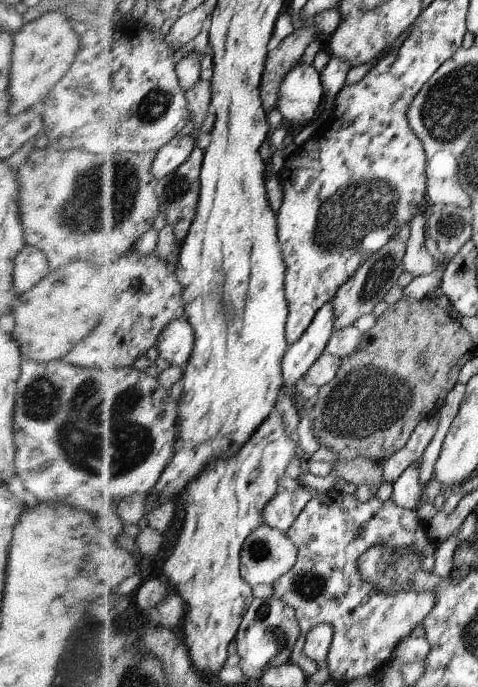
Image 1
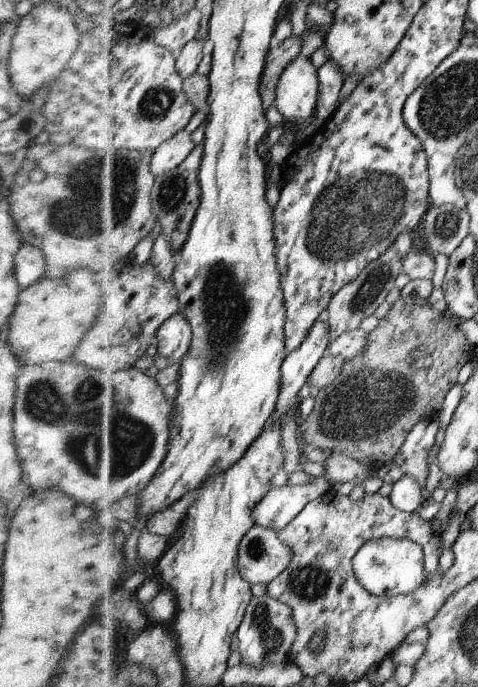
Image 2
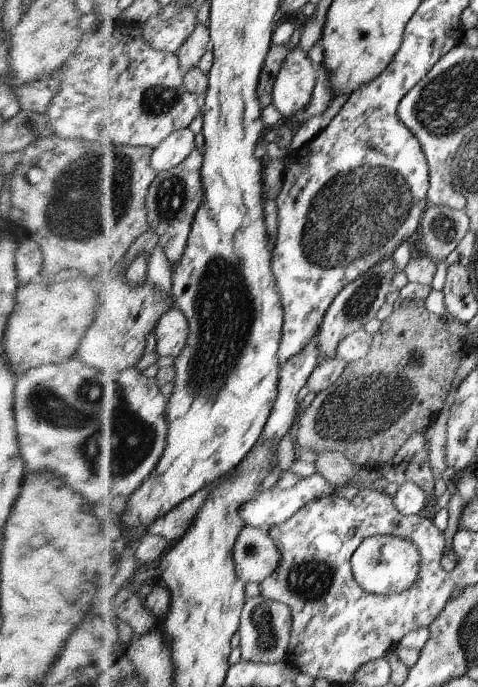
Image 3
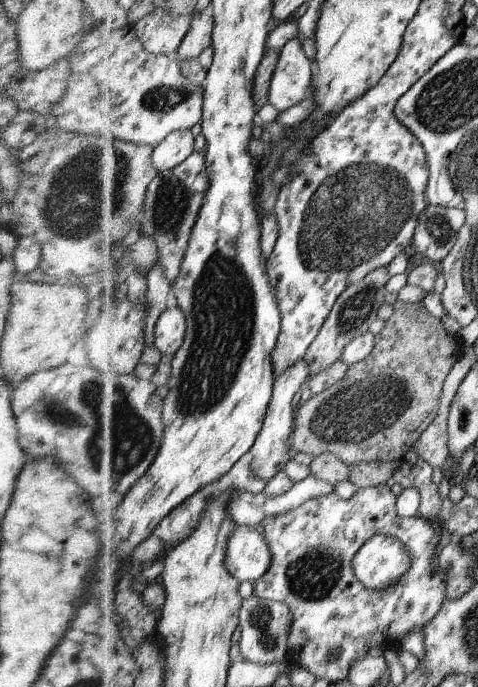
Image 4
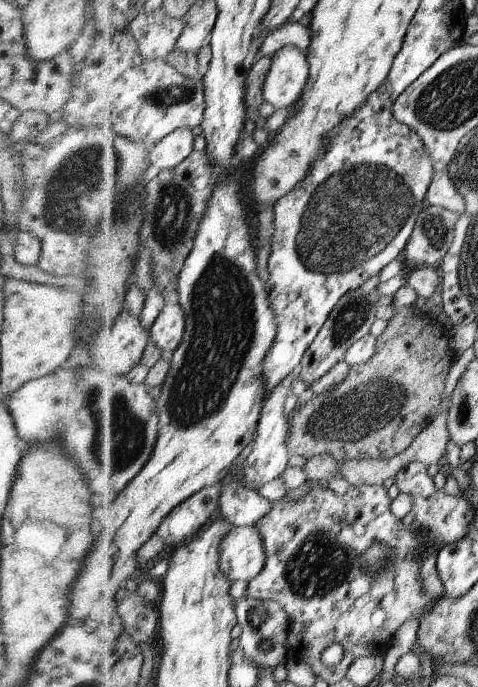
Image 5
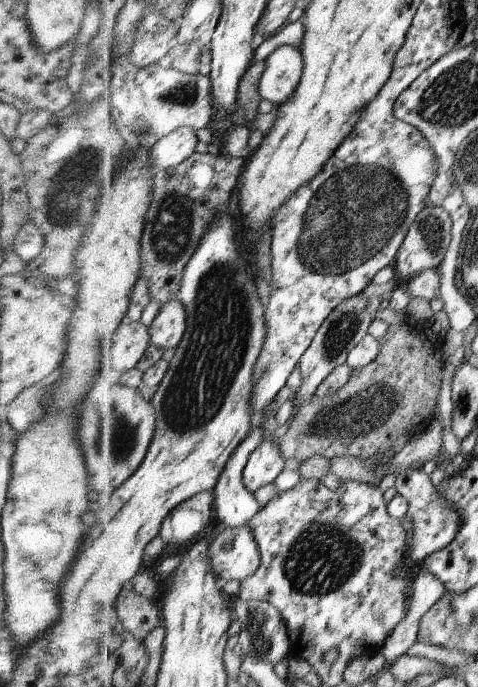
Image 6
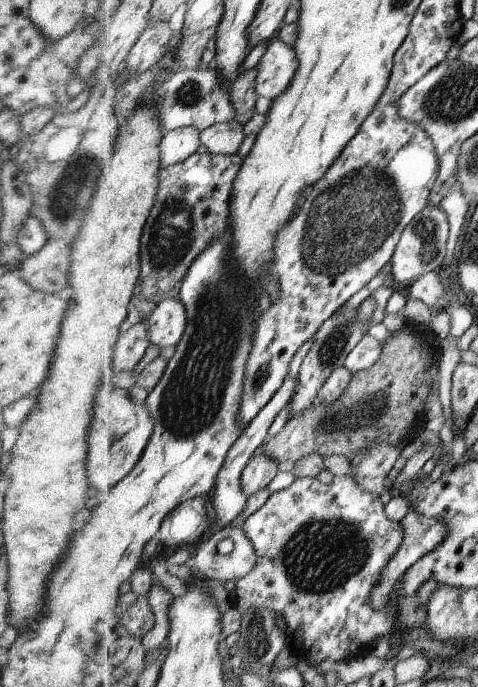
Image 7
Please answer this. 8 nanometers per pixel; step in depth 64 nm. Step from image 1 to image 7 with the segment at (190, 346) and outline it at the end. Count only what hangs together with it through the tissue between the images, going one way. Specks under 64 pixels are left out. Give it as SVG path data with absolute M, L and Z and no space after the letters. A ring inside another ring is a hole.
M167 298L150 313L152 342L160 347L178 346L189 325L186 303L181 298Z

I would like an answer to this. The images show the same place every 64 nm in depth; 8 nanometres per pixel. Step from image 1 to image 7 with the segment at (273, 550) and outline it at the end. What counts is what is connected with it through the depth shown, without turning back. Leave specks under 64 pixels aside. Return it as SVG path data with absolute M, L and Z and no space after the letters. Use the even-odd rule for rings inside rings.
M243 525L224 527L210 540L204 541L196 550L190 562L192 573L207 579L230 582L246 578L258 564L258 553L253 540L246 534ZM231 538L235 549L227 554L220 554L218 546L222 540Z

